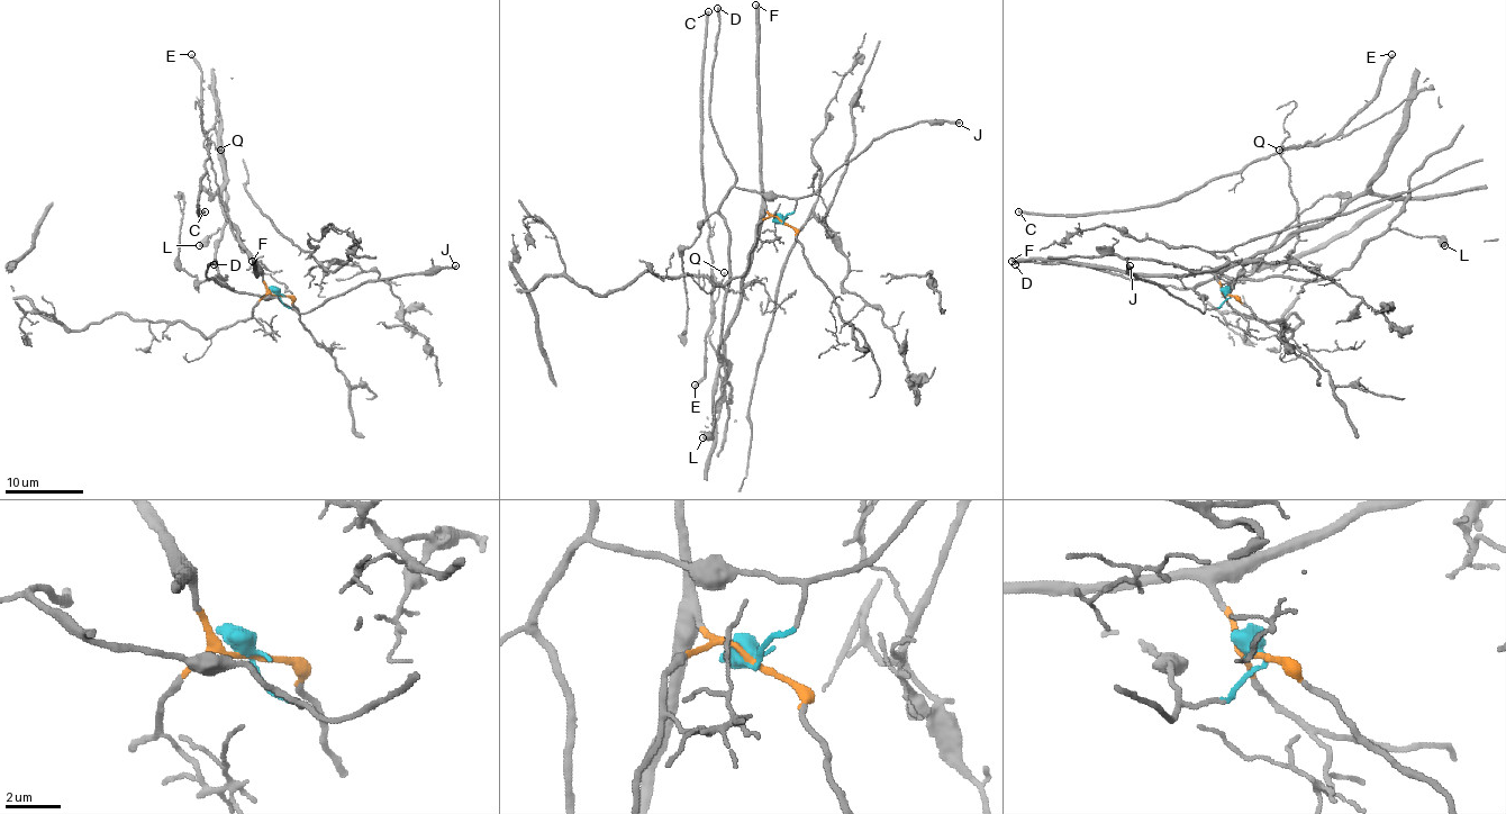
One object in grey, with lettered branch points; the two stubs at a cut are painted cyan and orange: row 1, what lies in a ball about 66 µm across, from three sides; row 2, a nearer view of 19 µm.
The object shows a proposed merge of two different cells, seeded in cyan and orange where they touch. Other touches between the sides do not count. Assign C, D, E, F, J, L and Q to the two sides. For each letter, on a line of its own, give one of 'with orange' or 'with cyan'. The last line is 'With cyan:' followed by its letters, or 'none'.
C: with orange
D: with cyan
E: with orange
F: with orange
J: with cyan
L: with cyan
Q: with orange
With cyan: D, J, L

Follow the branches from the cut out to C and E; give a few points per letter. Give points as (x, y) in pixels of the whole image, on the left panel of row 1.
C: (278, 295), (270, 291), (234, 232), (209, 154), (207, 171), (201, 177), (199, 215), (205, 210)
E: (278, 295), (270, 291), (234, 232), (218, 195), (209, 142), (202, 130), (201, 68), (191, 54)

